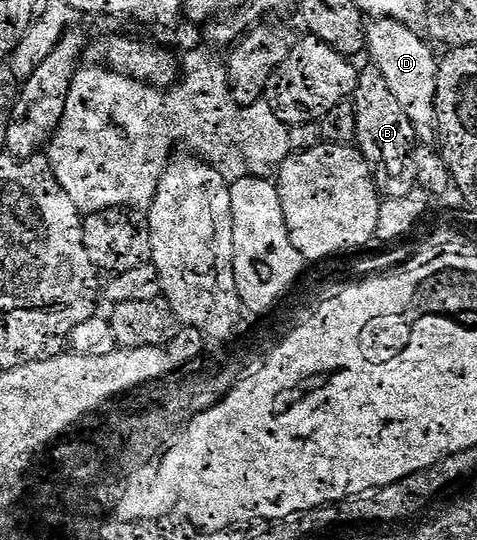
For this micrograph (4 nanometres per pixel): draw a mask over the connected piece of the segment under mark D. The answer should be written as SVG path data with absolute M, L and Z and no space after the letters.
M391 17L375 20L366 31L366 48L369 60L377 65L388 79L388 87L404 107L404 115L412 119L415 134L422 135L436 125L436 102L438 100L439 58L434 58L430 45L413 28L396 22Z

